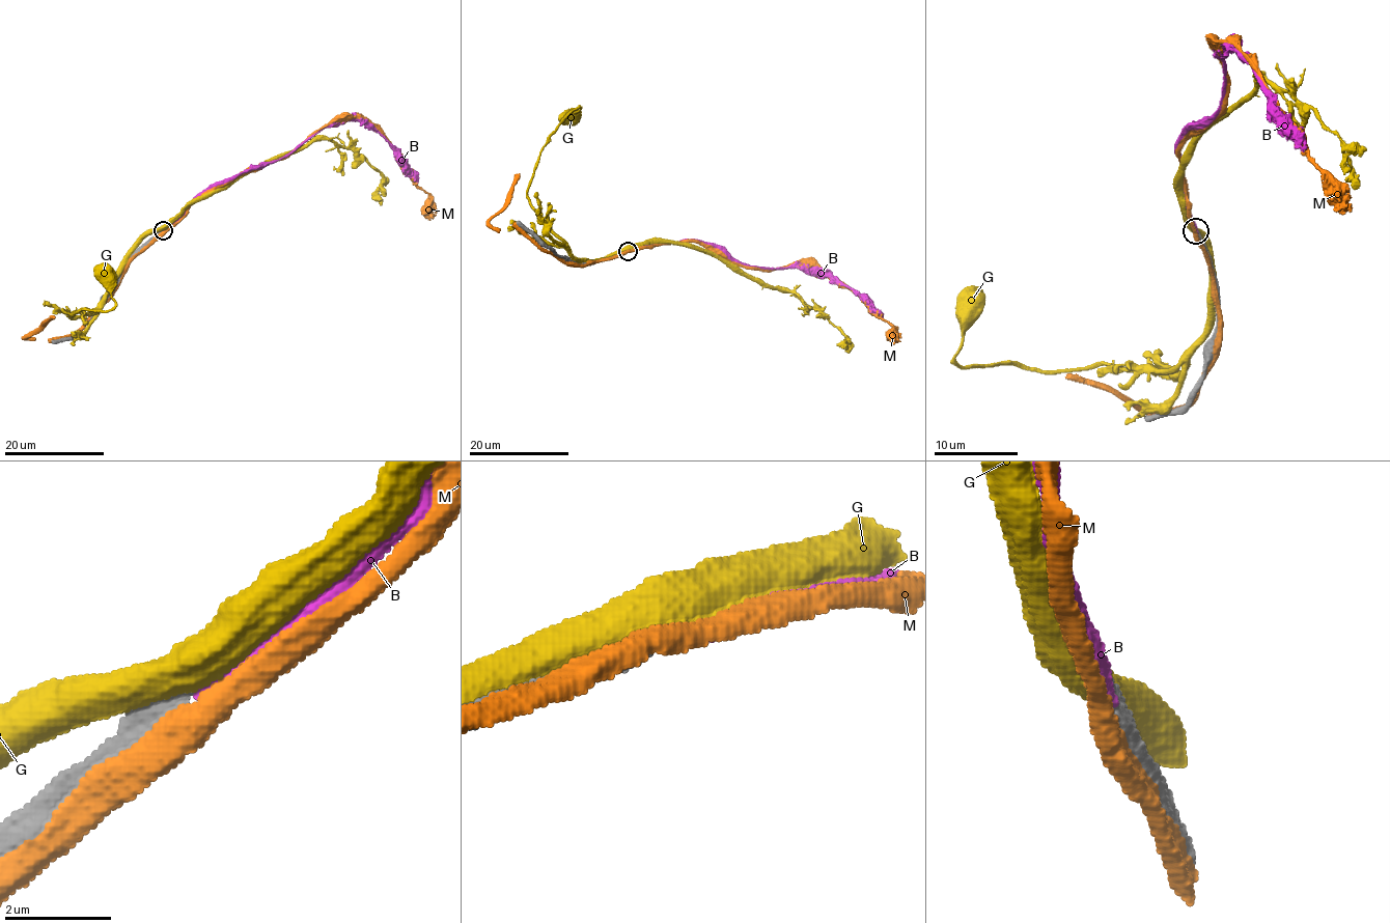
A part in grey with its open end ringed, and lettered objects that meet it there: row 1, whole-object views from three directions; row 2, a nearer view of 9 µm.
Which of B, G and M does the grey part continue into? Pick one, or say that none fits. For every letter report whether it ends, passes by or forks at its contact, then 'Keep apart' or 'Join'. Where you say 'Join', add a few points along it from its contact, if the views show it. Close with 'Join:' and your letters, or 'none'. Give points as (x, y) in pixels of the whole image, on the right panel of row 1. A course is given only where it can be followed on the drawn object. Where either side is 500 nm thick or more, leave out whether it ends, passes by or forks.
B: It ends there. Join. Its course: (1195, 231), (1178, 143), (1220, 108), (1222, 57), (1232, 47), (1265, 86), (1269, 108), (1304, 151)
G: Keep apart
M: It passes by. Keep apart
Join: B

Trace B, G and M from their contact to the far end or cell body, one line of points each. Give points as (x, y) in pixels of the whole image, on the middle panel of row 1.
B: (628, 251), (700, 241), (725, 249), (749, 266), (832, 273), (881, 315)
G: (623, 252), (577, 259), (528, 197), (547, 137), (580, 109), (570, 112), (570, 118)
M: (618, 254), (661, 245), (697, 242), (749, 267), (822, 267), (893, 327), (894, 343)

